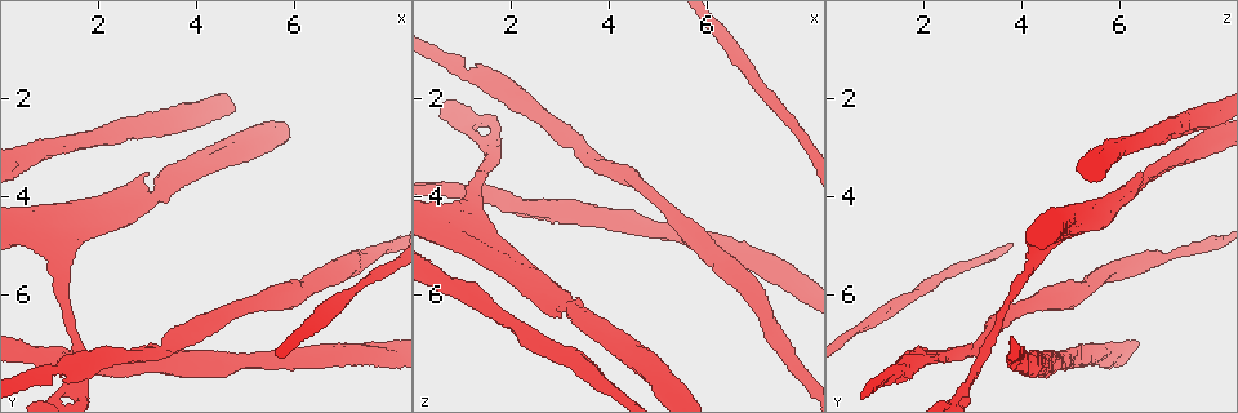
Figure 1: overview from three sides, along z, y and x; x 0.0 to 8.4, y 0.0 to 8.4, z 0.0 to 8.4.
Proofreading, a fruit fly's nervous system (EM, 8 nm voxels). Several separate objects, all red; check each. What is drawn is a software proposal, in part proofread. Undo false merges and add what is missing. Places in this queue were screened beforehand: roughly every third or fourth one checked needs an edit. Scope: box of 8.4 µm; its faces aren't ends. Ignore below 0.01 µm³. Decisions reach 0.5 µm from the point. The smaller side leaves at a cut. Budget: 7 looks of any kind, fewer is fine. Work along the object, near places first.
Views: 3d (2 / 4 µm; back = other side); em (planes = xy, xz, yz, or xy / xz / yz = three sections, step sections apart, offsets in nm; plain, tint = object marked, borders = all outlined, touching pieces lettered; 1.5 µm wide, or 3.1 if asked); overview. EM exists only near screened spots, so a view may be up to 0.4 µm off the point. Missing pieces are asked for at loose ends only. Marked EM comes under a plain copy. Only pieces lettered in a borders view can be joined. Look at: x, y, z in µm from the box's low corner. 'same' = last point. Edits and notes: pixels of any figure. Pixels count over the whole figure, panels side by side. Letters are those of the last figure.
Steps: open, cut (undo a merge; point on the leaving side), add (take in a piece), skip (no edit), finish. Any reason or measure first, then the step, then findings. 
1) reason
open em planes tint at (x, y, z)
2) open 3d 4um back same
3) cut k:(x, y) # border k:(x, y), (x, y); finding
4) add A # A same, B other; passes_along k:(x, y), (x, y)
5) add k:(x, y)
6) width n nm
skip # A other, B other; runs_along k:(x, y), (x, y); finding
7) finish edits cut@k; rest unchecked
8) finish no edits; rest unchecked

thick turns thin
open em planes tint at (1.50, 7.50, 1.60)

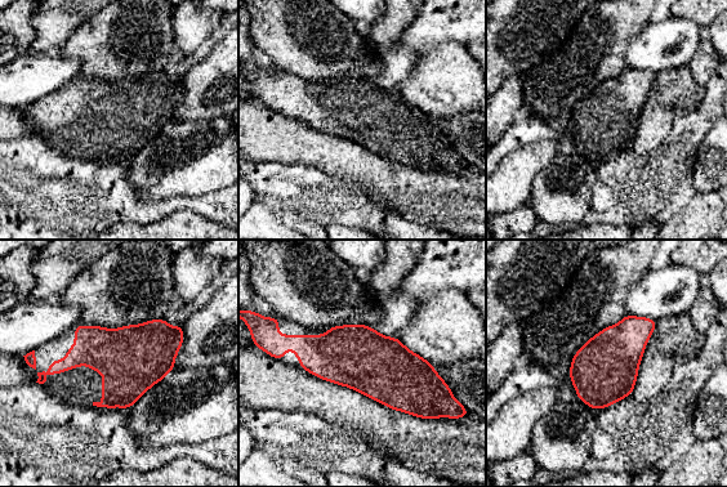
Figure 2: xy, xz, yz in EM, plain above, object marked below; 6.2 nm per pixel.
open em planes borders same

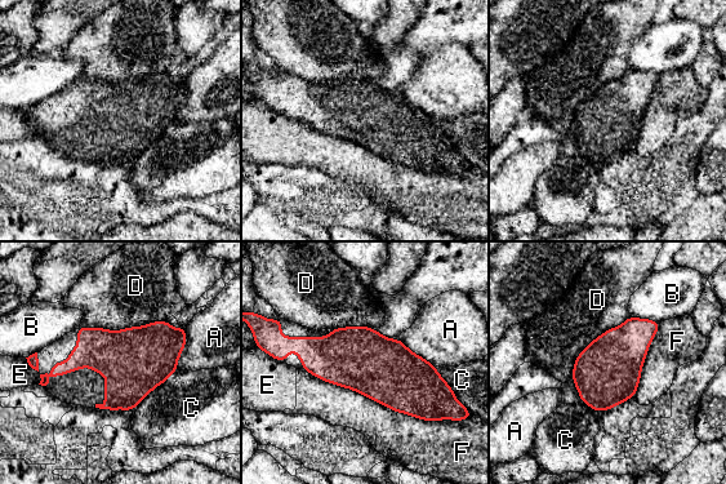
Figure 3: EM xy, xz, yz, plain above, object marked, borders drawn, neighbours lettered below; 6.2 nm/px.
skip # A other, B other, C other, D other, E other, F other; border 3:(302, 369), (395, 411), (436, 421); one cell here

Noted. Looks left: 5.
thick end
open em xy step 8 tint at (0.70, 5.20, 4.10)

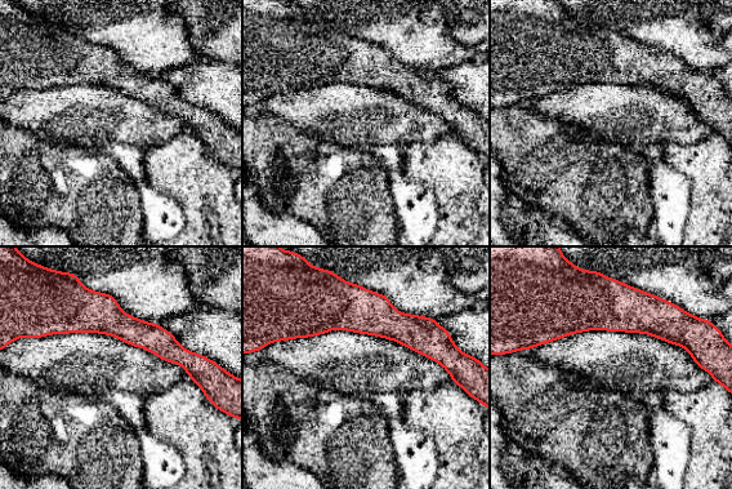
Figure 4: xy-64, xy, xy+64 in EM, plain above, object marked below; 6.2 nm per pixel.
open em planes borders same

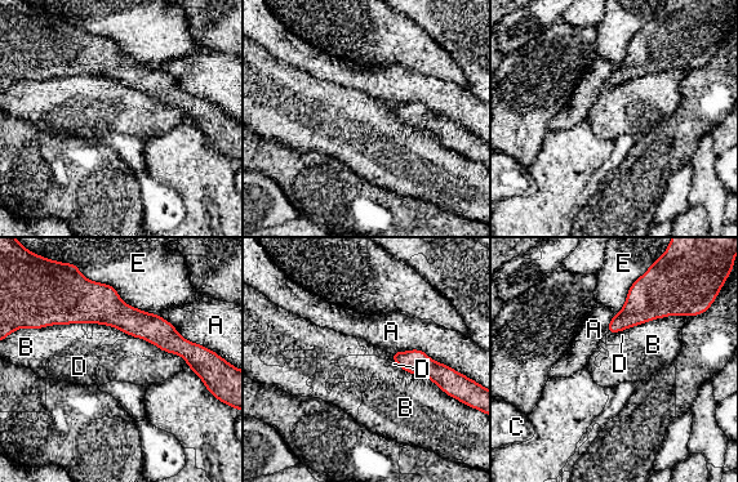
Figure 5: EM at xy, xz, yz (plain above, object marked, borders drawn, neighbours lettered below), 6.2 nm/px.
skip # A other, B other, C other, D other, E other; border 5:(94, 322), (115, 326), (134, 338); no lettered piece goes on from it

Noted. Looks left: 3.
an open end
open em yz step 8 tint at (2.25, 3.85, 6.00)

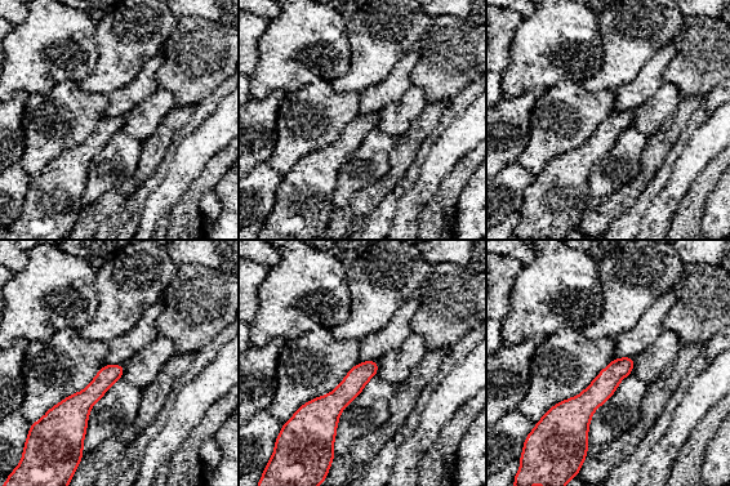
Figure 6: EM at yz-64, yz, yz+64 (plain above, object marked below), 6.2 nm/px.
another direction
open em planes borders same

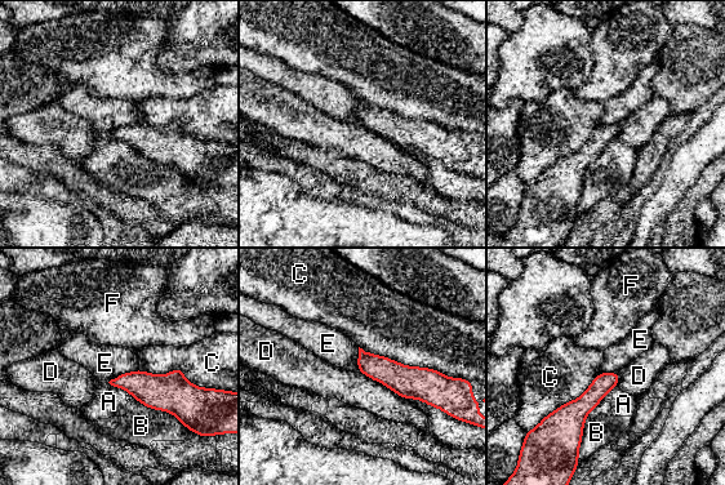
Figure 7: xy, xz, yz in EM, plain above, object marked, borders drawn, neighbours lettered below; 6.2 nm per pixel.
skip # A other, B other, C other, D other, E other, F other; no lettered piece goes on from it

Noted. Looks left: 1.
finish no edits; rest unchecked

